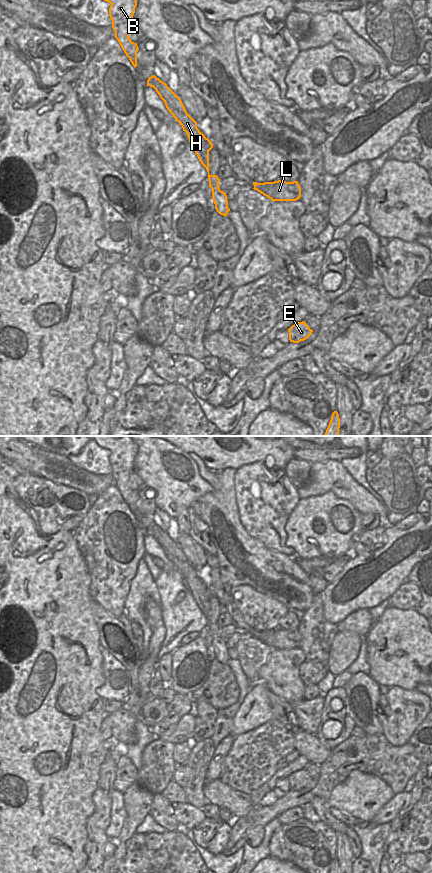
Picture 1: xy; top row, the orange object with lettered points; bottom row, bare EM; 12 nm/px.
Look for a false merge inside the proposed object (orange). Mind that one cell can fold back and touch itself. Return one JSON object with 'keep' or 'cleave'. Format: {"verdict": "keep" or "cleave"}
{"verdict": "cleave"}

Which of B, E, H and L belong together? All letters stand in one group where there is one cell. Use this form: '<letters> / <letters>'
B E H / L

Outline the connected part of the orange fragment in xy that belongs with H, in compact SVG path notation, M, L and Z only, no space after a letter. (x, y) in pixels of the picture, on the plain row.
M166 551L165 554L176 569L180 571L183 579L186 580L189 590L191 591L199 609L206 616L208 620L209 634L212 637L212 646L215 652L215 657L220 663L226 665L230 659L227 643L219 636L220 627L218 624L209 622L209 600L205 594L206 589L200 578L197 576L197 570L187 561L182 561L180 558L174 556L170 551Z

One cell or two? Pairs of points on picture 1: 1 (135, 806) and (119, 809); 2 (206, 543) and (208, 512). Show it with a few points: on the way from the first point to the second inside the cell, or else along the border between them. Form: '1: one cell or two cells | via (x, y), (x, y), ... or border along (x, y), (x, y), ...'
1: two cells | border along (123, 794), (126, 818), (120, 831)
2: two cells | border along (198, 503), (200, 517), (206, 524), (215, 547)

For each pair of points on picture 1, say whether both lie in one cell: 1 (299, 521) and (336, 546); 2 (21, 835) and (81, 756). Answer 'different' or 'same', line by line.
1: same
2: same

